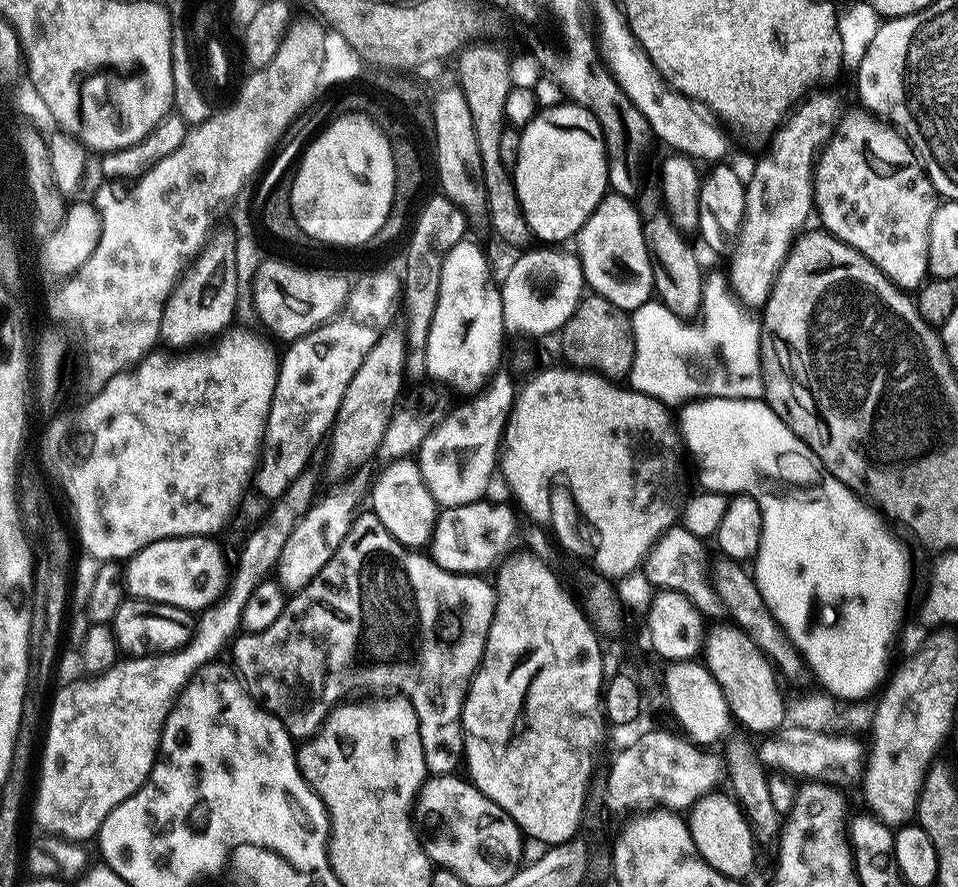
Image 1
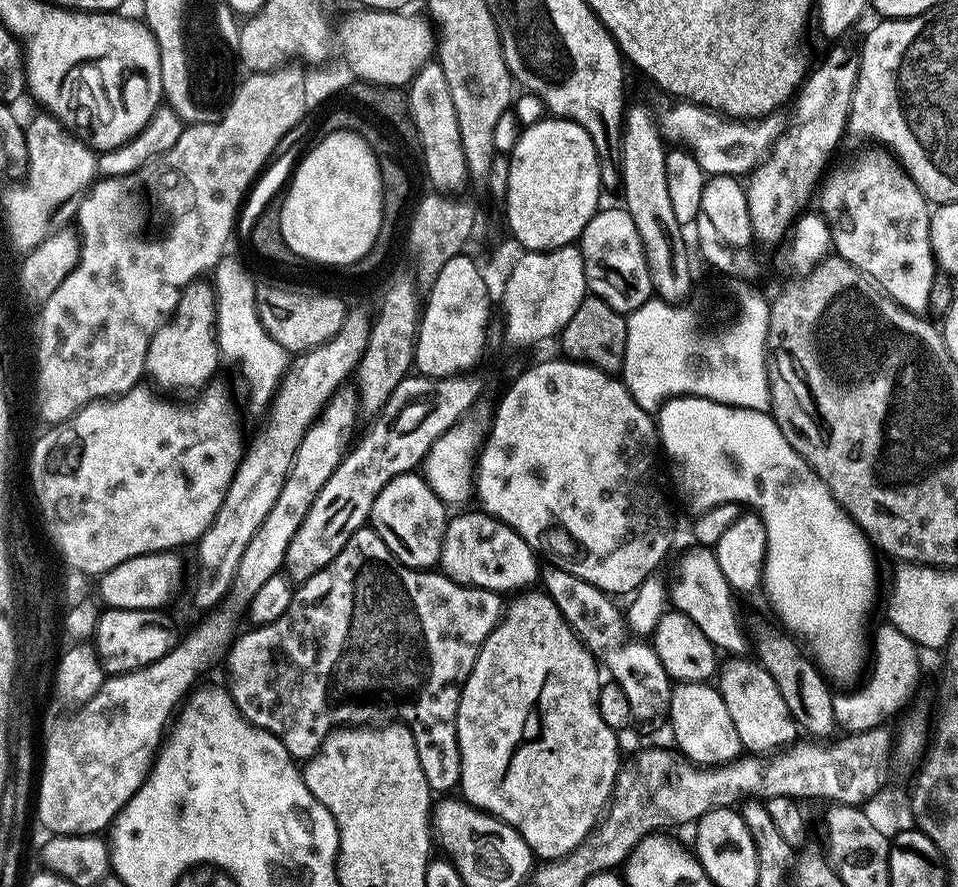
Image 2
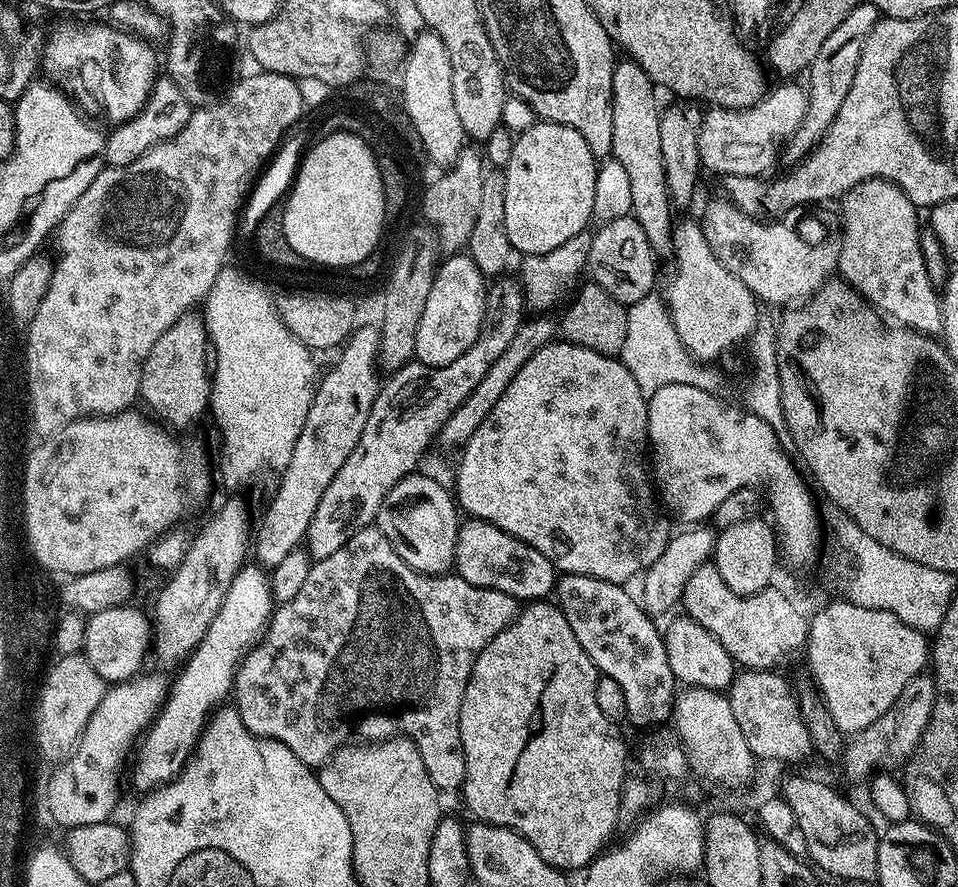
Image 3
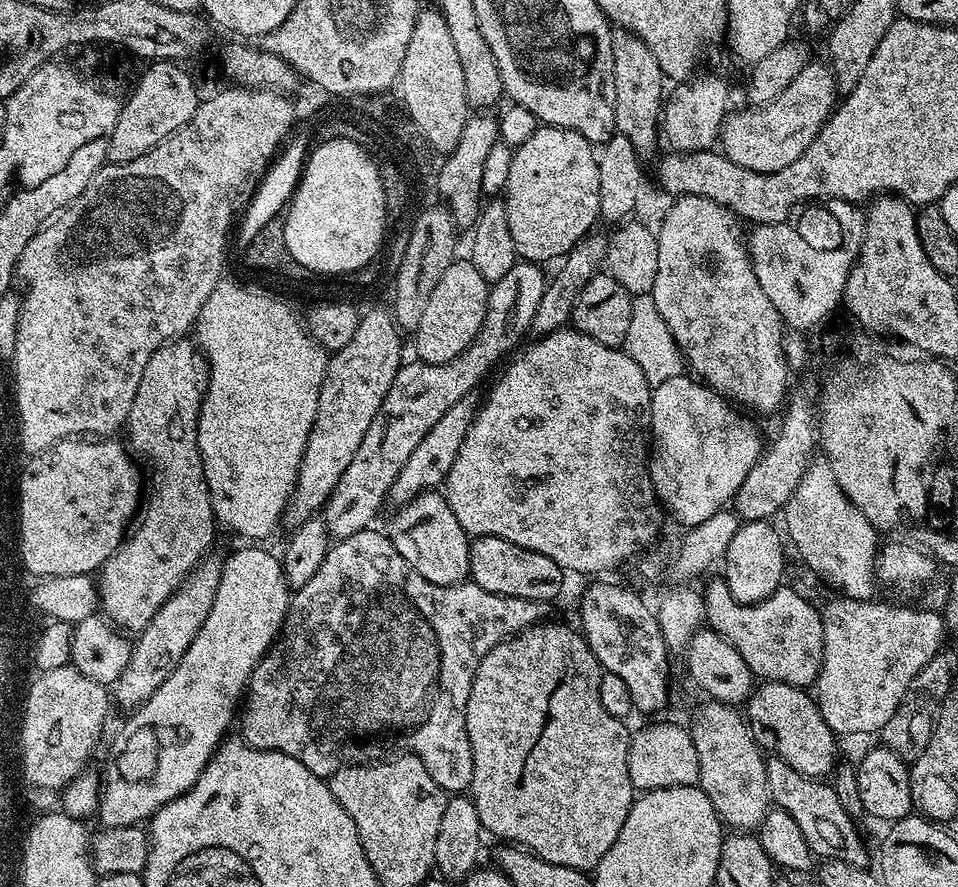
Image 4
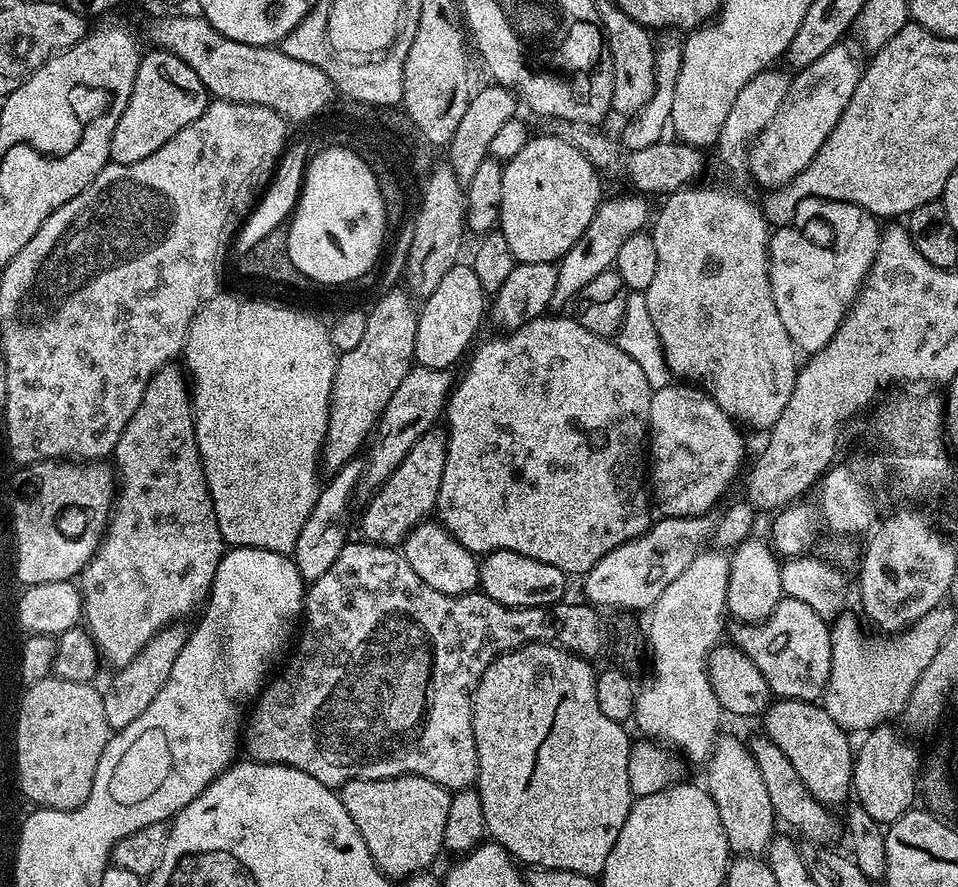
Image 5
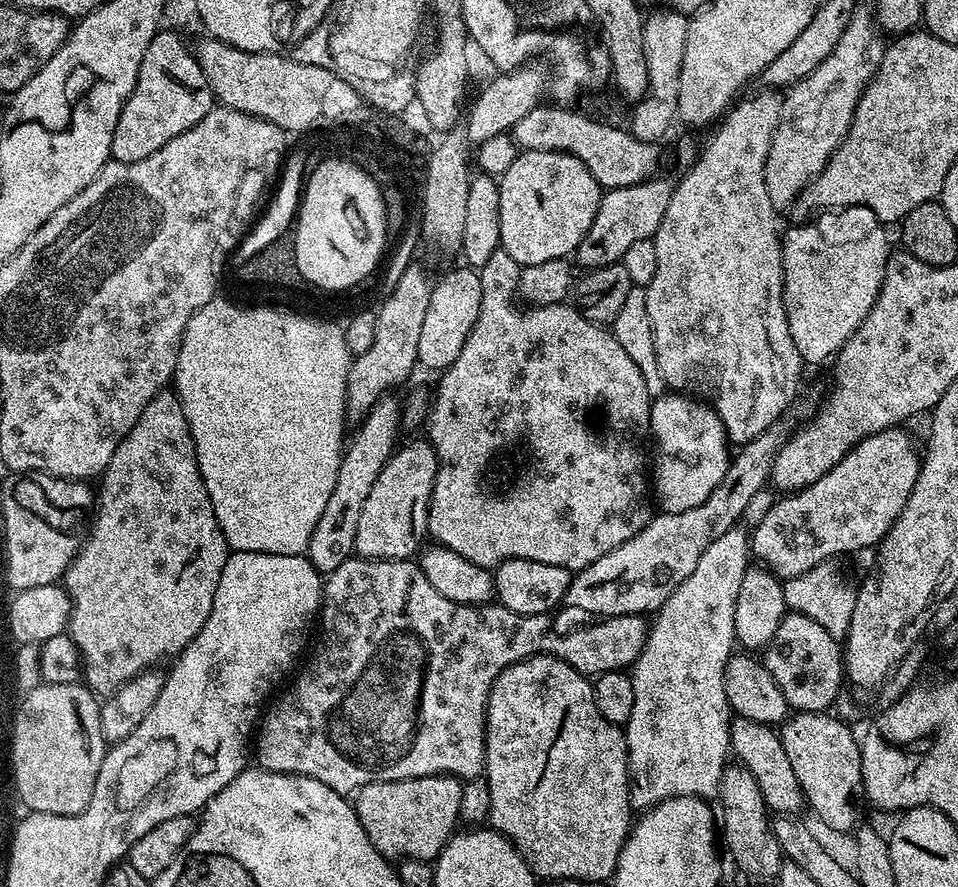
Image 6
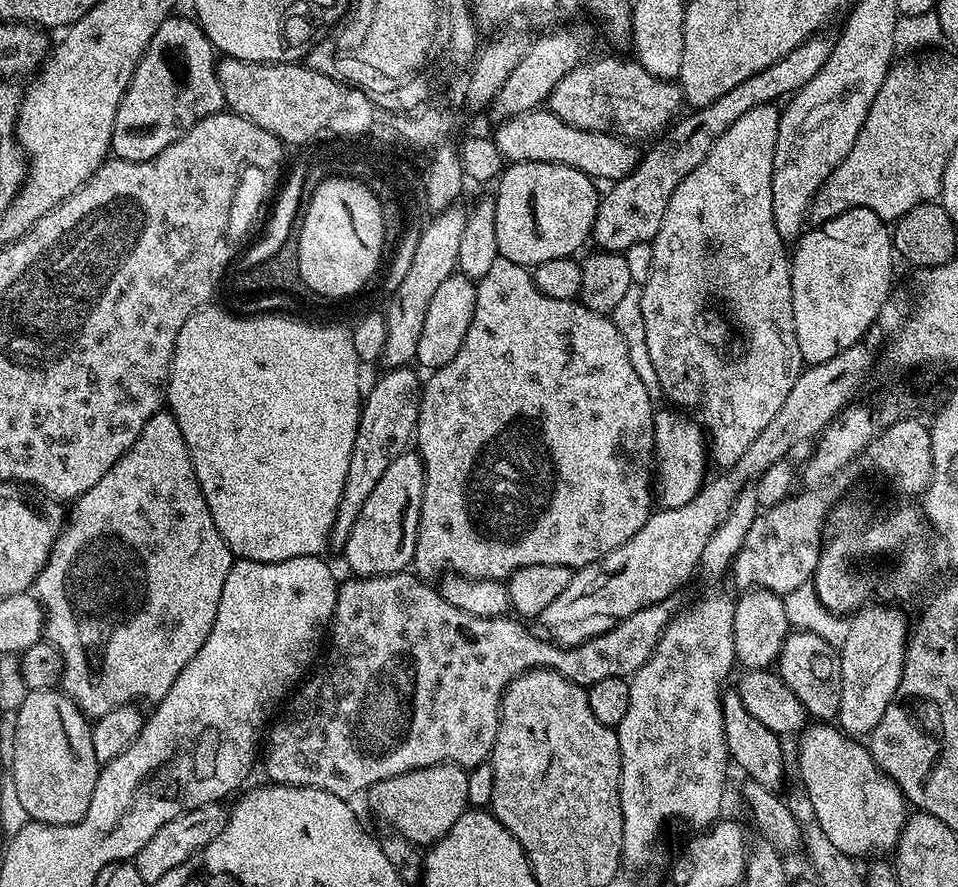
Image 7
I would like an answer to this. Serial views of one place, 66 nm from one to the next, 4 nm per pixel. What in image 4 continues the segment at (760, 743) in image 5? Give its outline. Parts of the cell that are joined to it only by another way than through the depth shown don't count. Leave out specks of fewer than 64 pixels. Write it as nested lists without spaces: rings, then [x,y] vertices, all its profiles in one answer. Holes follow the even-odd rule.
[[[775,758],[769,759],[765,766],[768,795],[771,803],[777,808],[785,808],[798,822],[798,830],[802,830],[802,838],[806,838],[808,849],[813,857],[825,860],[839,860],[841,864],[849,864],[855,868],[867,865],[868,852],[864,849],[864,840],[860,837],[857,821],[851,820],[842,805],[831,783],[821,782],[816,778],[800,776],[786,762]]]

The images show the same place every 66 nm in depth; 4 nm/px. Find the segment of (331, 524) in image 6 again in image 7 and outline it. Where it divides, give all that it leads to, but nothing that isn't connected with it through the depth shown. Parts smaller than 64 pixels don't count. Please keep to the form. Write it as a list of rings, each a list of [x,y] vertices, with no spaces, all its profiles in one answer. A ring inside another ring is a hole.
[[[404,365],[391,368],[365,395],[361,405],[358,434],[355,435],[354,450],[351,451],[350,465],[347,471],[343,498],[336,512],[336,525],[332,528],[330,542],[333,547],[342,548],[361,513],[362,505],[377,486],[378,481],[390,466],[393,458],[407,451],[415,433],[417,414],[420,409],[422,380],[413,371],[413,367]]]

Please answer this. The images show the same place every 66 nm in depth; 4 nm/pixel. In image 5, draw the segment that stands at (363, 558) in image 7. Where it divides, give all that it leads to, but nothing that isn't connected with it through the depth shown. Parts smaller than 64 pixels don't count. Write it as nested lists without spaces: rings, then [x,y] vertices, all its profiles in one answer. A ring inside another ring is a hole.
[[[433,430],[422,434],[414,446],[398,462],[398,470],[386,478],[386,482],[371,493],[372,501],[364,508],[364,517],[360,528],[364,531],[363,539],[370,544],[400,546],[413,528],[423,524],[426,517],[436,506],[438,490],[442,486],[442,470],[446,470],[446,450],[448,437],[443,431]]]

